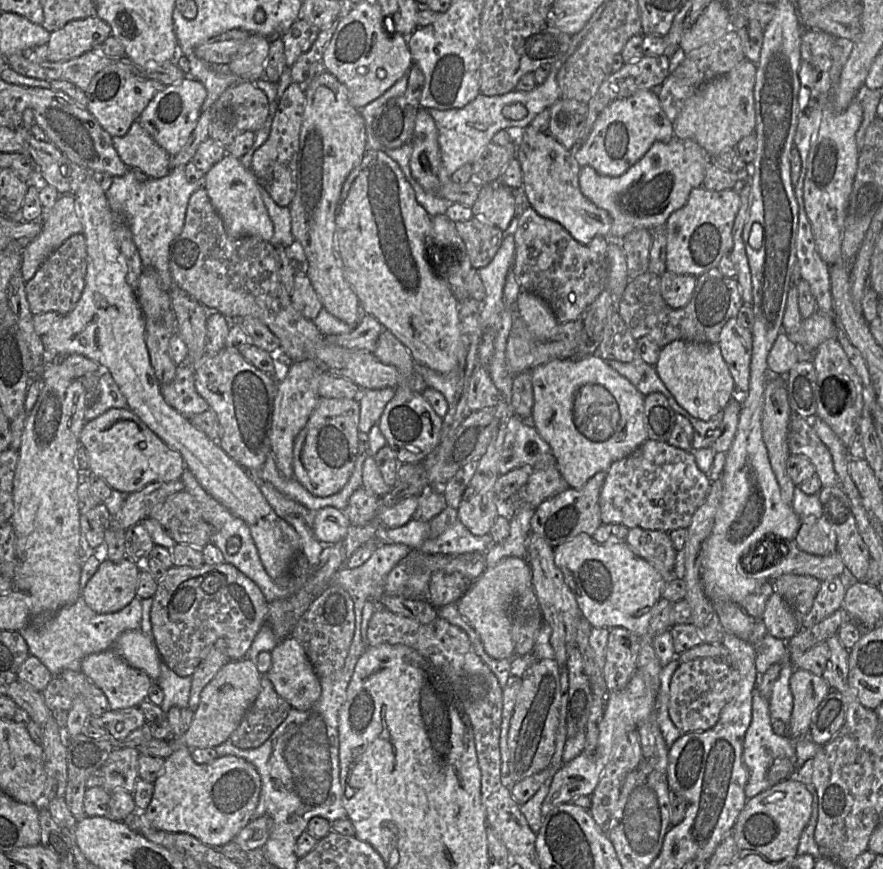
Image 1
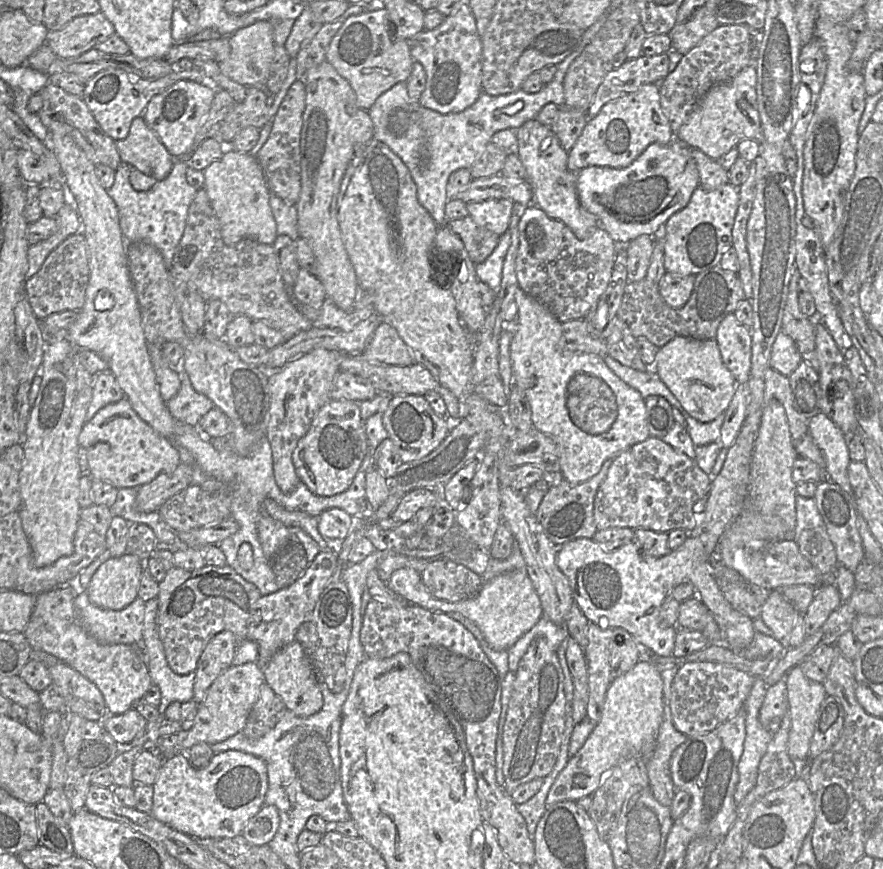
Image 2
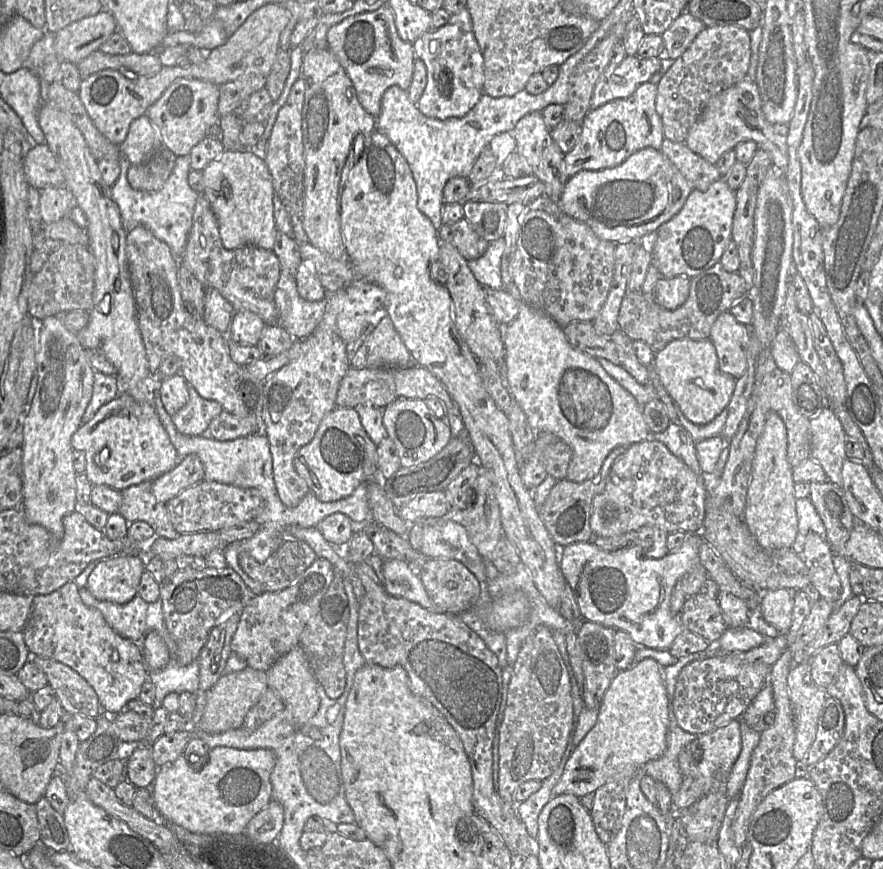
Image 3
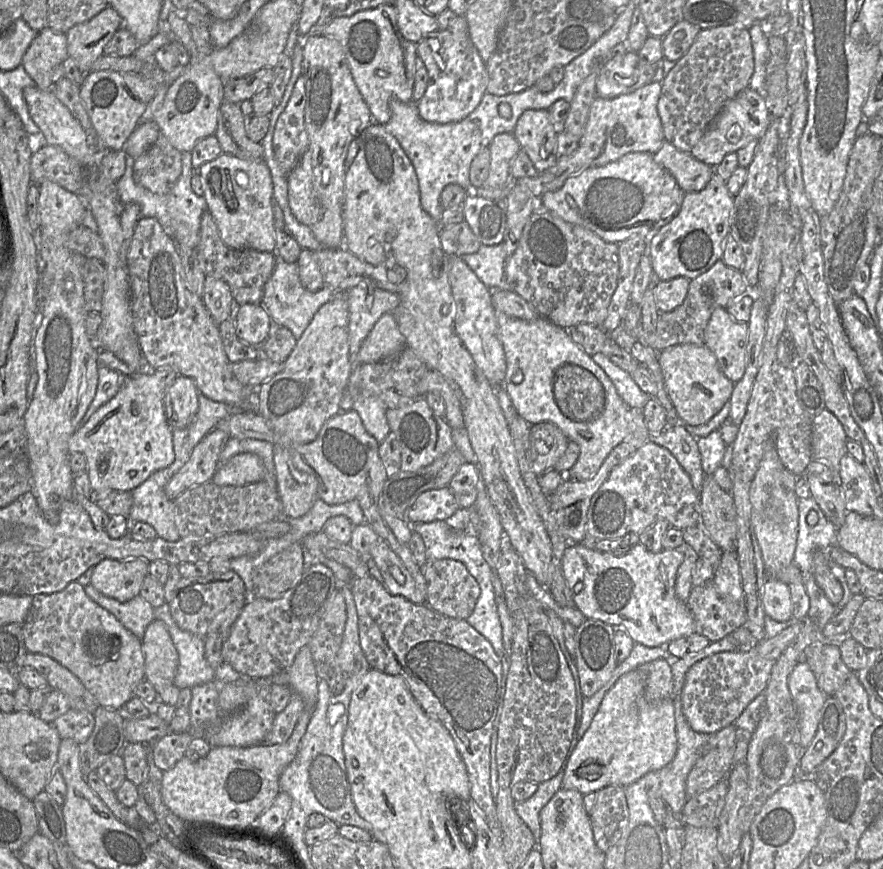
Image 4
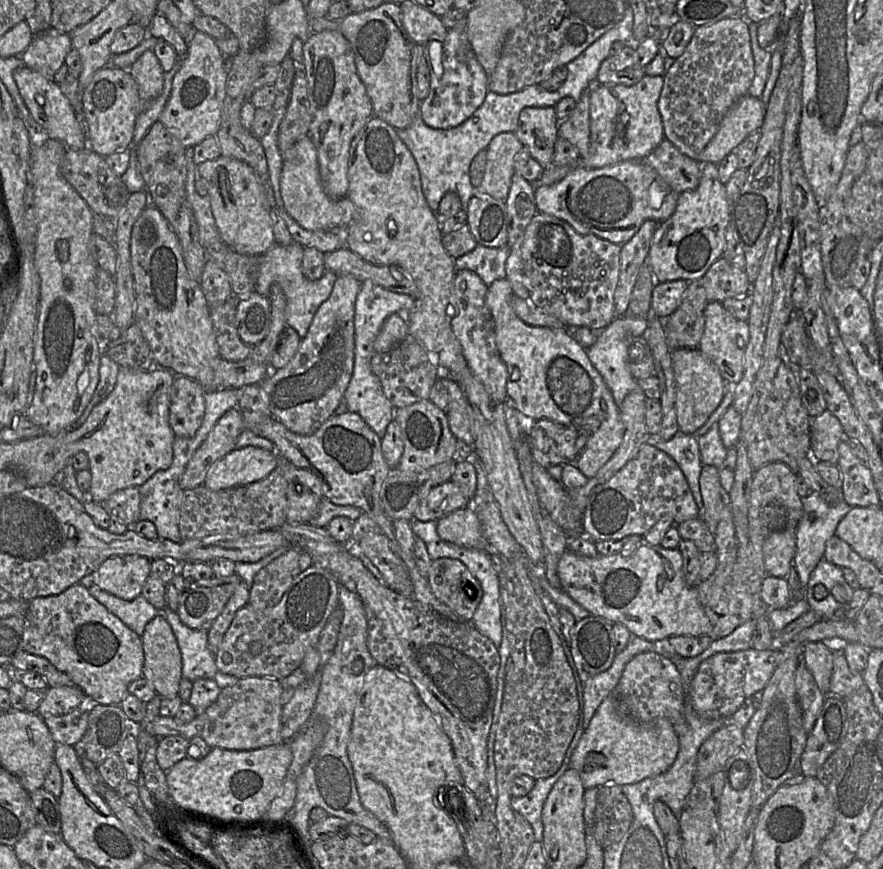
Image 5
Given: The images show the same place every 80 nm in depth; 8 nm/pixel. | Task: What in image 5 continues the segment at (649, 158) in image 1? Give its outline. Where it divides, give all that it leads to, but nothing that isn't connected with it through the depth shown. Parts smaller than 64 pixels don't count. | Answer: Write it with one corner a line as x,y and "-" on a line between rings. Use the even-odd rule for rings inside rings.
627,160
601,168
575,166
561,181
535,186
538,212
571,225
581,235
593,234
623,245
646,220
662,223
675,212
679,194
643,160

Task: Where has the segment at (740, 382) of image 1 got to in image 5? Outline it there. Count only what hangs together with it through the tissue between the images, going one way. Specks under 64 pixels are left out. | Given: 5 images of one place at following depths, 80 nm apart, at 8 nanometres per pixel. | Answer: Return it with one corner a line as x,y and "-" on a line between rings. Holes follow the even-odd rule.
711,302
704,310
705,326
698,349
718,368
727,385
738,384
745,373
745,354
750,340
747,321
734,318
721,302

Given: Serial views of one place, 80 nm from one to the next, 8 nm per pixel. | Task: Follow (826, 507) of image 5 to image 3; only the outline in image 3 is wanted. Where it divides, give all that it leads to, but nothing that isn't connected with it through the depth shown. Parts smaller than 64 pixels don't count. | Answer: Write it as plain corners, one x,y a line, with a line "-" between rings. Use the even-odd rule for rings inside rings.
810,498
797,499
798,534
792,546
795,553
804,560
804,545
809,533
816,533
827,539
826,527

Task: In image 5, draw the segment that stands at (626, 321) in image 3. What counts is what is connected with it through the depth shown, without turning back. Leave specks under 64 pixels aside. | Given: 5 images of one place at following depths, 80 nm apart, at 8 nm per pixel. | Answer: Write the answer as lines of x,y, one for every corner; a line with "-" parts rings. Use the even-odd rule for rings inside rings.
724,257
716,260
703,277
688,283
687,292
680,306
666,319
662,319
666,343
670,350
698,348
704,333
706,306
714,301
723,303
729,298
748,295
751,286
744,269
733,266

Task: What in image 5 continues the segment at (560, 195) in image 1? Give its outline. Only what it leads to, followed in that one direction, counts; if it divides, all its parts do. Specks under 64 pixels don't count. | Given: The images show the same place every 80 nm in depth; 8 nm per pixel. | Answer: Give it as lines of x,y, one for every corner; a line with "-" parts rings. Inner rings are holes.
526,107
520,112
514,134
544,168
553,165
559,123
555,107

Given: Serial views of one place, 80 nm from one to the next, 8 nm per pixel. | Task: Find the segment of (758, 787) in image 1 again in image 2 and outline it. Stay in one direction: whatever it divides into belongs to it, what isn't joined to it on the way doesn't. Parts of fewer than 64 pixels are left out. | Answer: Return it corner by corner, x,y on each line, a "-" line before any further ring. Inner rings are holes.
755,677
750,694
744,704
746,735
743,753
738,764
739,781
734,793
734,800
737,804
755,786
759,763
772,739
772,734
759,721
759,711
765,699
767,687
764,677

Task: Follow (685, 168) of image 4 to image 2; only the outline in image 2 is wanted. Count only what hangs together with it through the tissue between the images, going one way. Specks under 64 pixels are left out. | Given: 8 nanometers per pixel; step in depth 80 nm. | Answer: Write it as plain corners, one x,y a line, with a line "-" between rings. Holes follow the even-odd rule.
678,138
671,140
668,145
675,152
687,154
695,161
700,177
699,186
704,190
711,191
722,185
729,184
729,173
718,161
711,159
698,149
689,147

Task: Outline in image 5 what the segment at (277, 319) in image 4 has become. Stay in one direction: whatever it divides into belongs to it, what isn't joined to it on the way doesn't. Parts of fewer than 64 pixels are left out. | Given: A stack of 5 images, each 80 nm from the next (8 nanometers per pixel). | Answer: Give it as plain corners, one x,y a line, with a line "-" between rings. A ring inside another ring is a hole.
293,241
283,246
275,243
268,251
258,255
259,272
255,284
255,291
264,296
270,296
270,286
277,283
286,297
285,321
293,328
300,338
304,338
320,305
326,301
338,277
334,272
325,270
318,280
307,279
302,272
302,258
304,247

